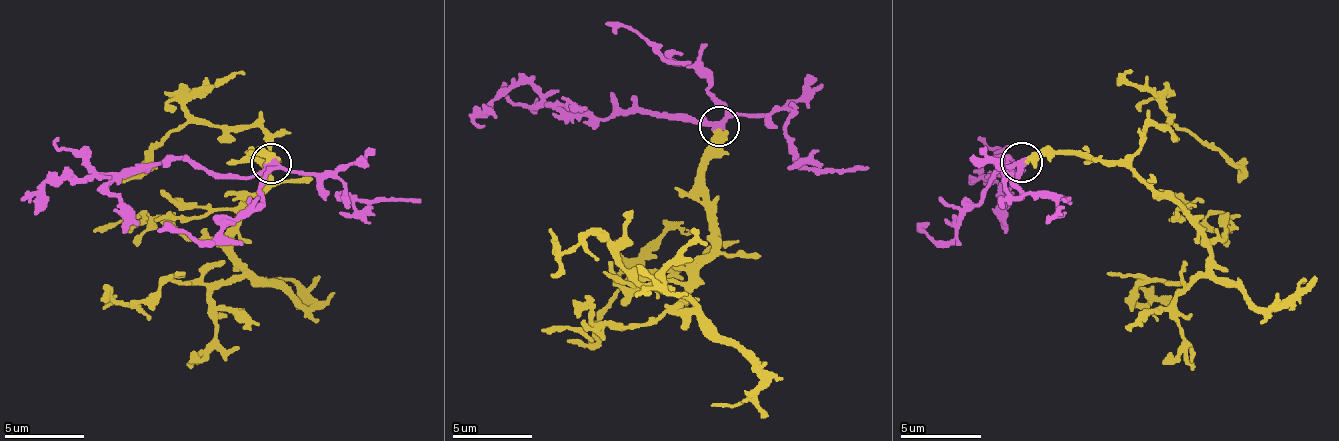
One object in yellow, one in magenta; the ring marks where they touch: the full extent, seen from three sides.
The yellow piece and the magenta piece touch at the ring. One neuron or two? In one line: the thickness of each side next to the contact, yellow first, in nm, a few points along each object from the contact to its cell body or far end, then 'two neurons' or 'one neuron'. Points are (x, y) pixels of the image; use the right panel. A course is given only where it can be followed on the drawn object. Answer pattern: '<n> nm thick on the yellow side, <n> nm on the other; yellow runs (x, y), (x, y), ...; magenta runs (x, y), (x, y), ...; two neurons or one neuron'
280 nm thick on the yellow side, 280 nm on the other; yellow runs (1023, 161), (1124, 161), (1188, 217), (1208, 262), (1144, 282), (1132, 298), (1148, 302), (1124, 298); magenta runs (1023, 161), (1014, 177), (1010, 157), (1010, 169), (978, 177), (998, 185), (1006, 205), (998, 213); one neuron

